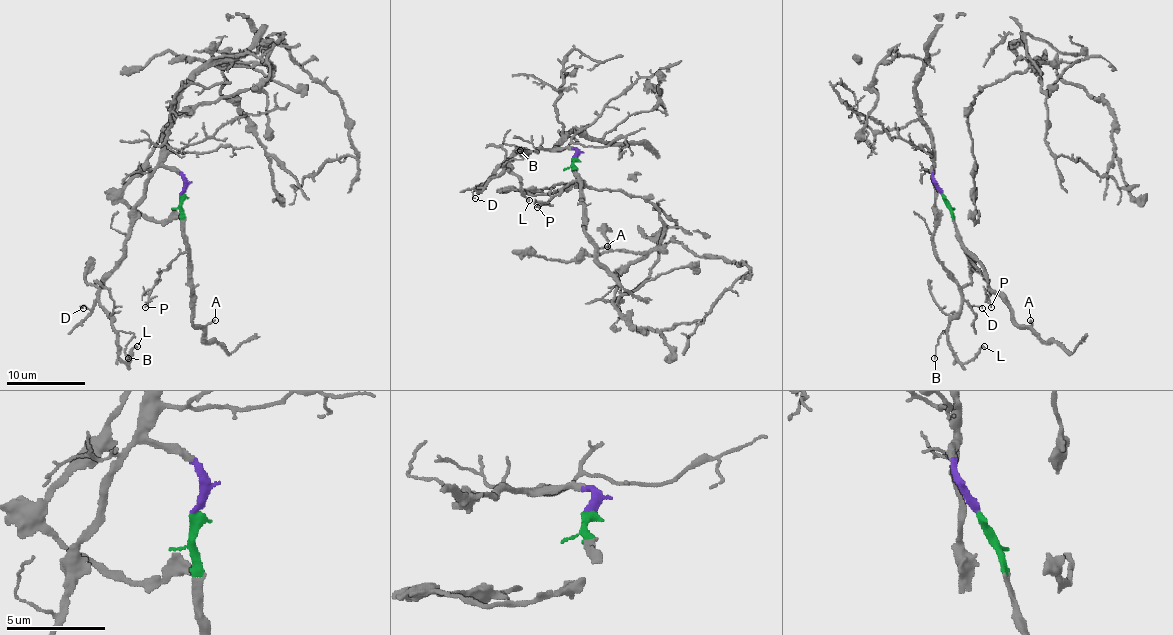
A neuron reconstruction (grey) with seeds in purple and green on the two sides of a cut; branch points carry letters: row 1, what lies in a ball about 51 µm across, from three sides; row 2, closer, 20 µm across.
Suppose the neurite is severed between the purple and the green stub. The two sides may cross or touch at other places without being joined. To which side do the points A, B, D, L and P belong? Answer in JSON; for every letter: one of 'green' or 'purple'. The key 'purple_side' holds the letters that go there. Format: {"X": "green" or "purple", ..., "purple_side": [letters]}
{"A": "green", "B": "purple", "D": "purple", "L": "purple", "P": "green", "purple_side": ["B", "D", "L"]}

